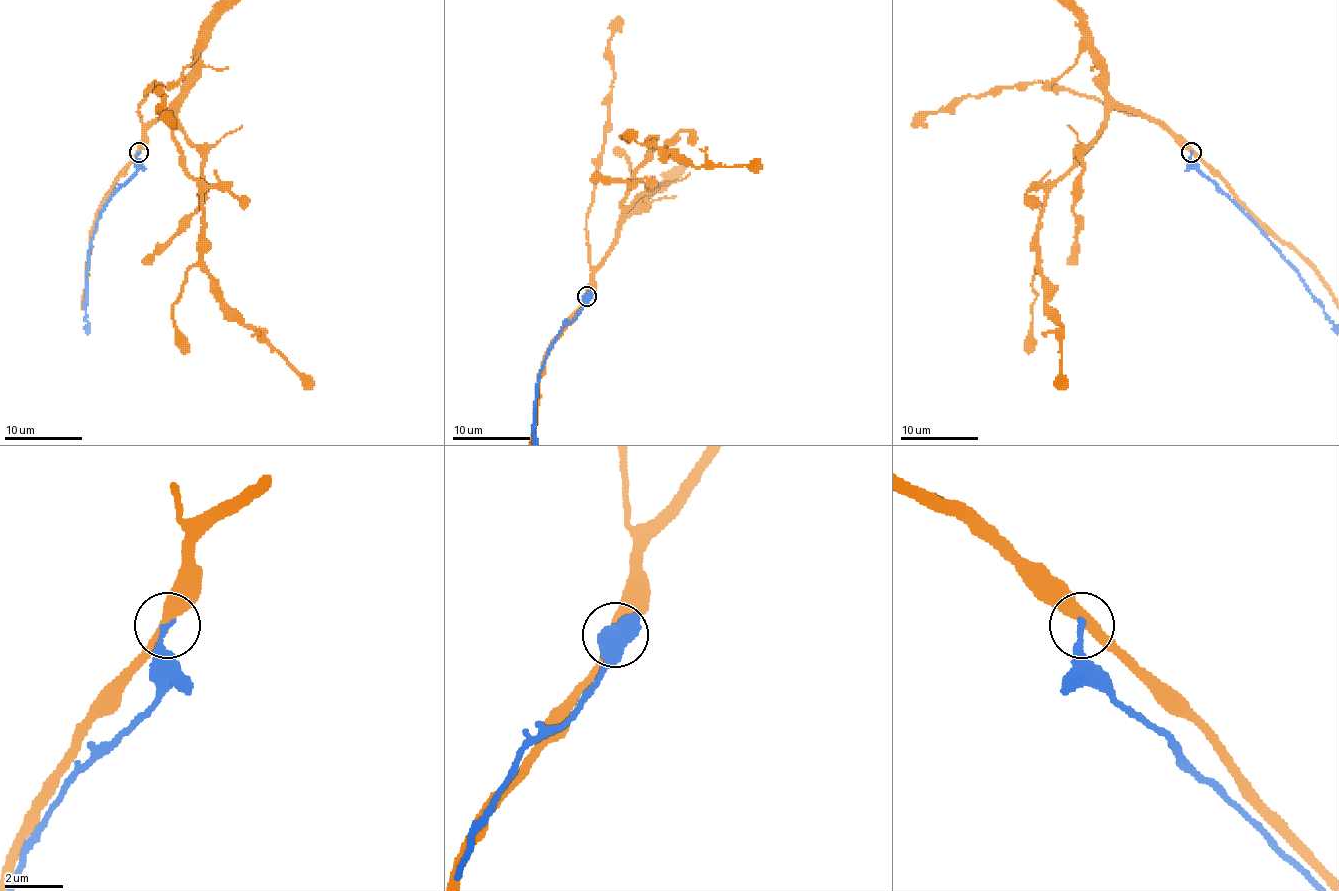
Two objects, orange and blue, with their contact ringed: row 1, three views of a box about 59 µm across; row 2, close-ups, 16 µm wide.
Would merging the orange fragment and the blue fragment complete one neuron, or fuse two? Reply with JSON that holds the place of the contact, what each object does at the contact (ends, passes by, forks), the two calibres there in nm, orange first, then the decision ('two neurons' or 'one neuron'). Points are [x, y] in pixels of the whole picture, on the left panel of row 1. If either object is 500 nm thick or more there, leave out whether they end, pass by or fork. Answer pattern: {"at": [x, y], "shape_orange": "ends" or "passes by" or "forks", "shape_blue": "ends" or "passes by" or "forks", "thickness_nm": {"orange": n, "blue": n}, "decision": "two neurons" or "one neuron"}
{"at": [139, 152], "shape_orange": "passes by", "shape_blue": "ends", "thickness_nm": {"orange": 380, "blue": 240}, "decision": "two neurons"}

